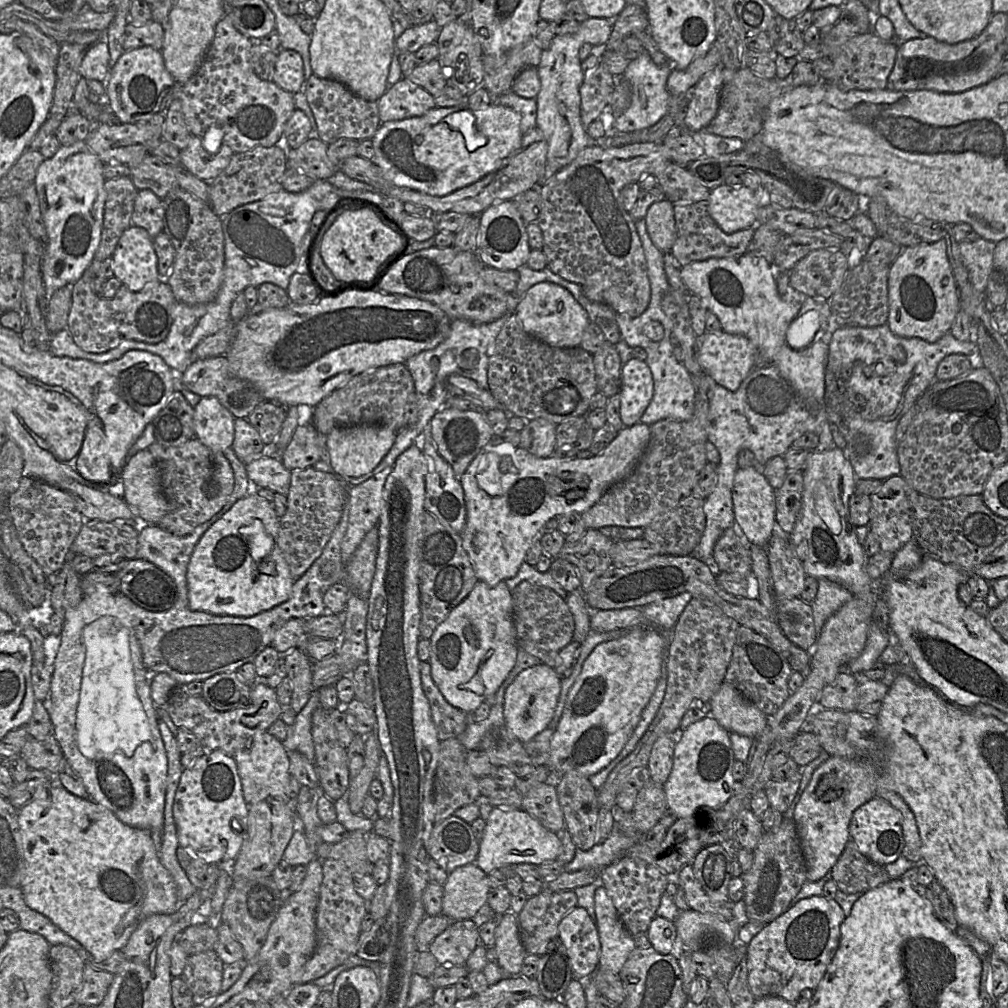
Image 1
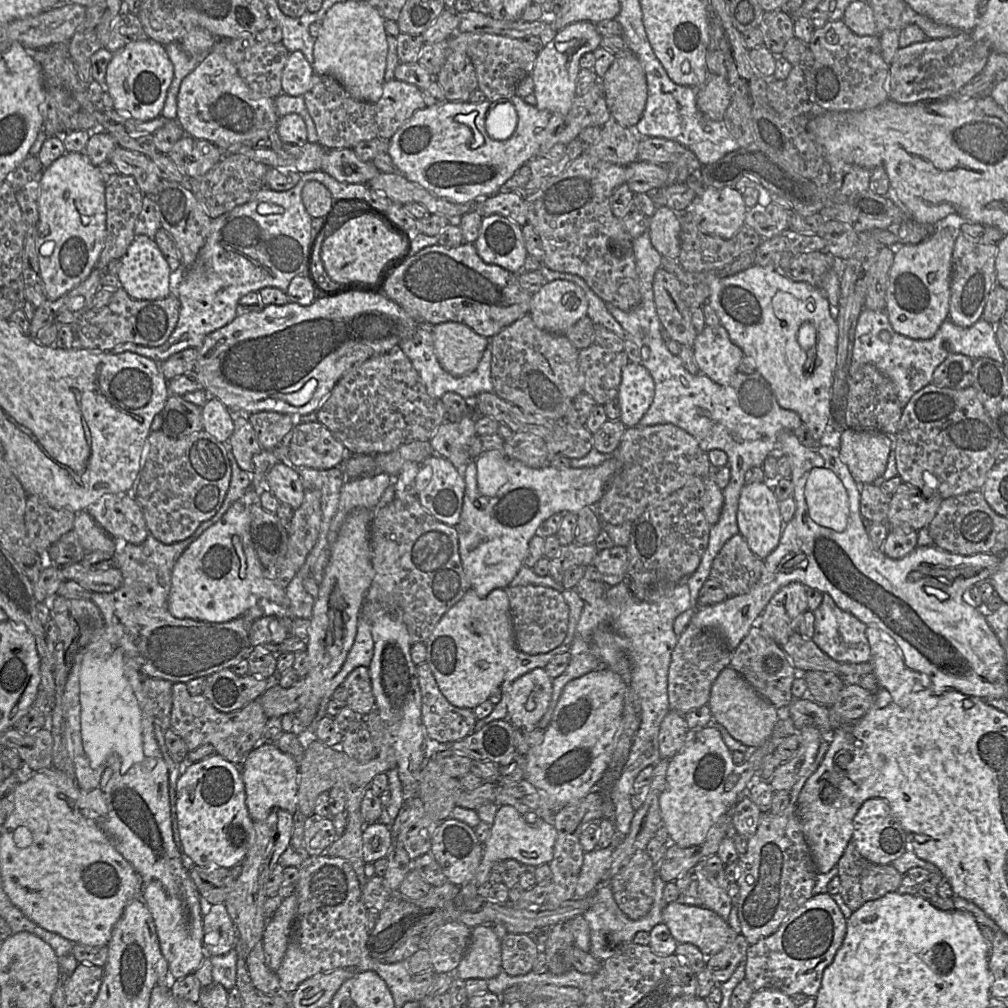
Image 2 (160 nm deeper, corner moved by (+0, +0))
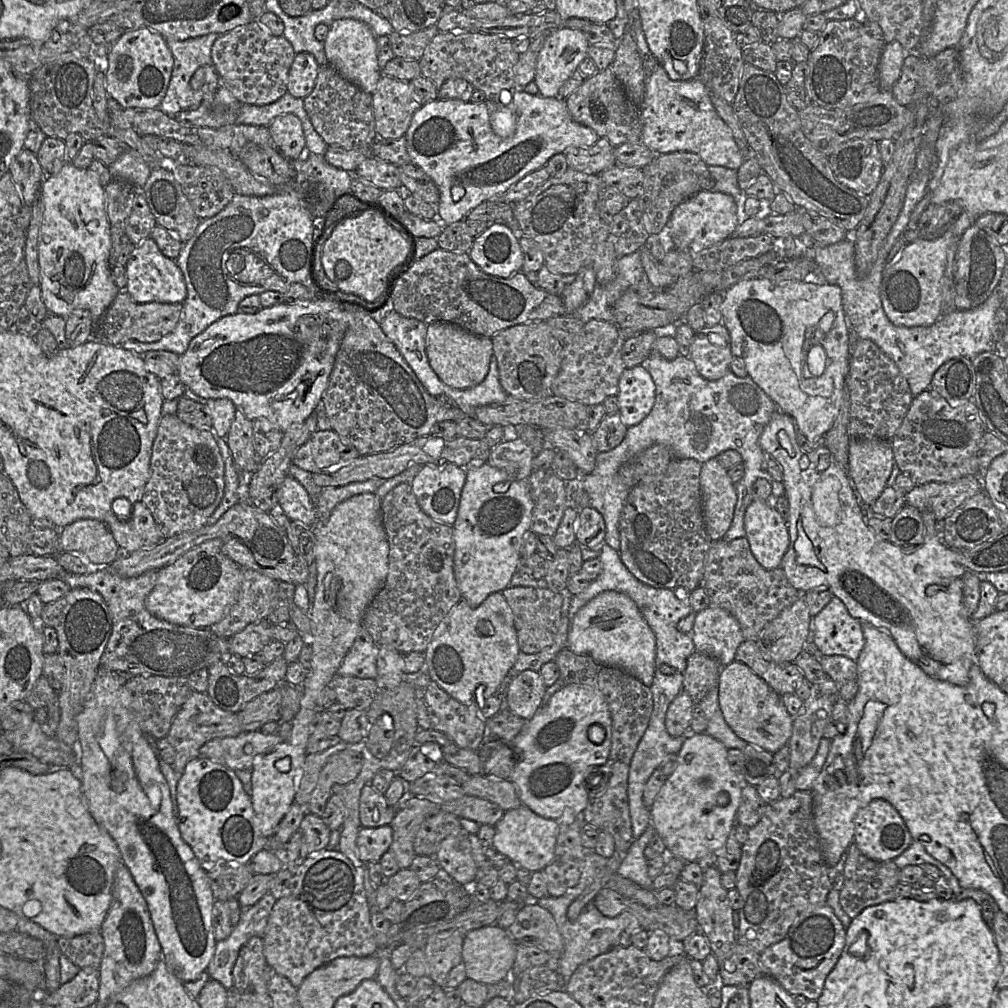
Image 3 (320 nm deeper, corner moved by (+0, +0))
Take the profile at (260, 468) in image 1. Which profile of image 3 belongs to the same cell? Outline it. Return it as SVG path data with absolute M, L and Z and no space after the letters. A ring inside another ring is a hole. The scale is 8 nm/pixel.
M290 475L285 477L278 490L278 503L291 521L314 527L317 521L315 504L306 489Z

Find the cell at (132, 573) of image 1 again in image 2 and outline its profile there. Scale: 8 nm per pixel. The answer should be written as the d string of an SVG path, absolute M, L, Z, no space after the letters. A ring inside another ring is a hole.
M73 563L60 568L65 580L74 580L90 592L113 592L123 583L121 572L115 567L98 569L82 563Z

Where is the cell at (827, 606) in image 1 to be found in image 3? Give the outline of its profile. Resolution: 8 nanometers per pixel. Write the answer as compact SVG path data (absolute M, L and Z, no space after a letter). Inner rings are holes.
M836 596L814 616L813 642L822 655L841 655L857 660L865 645L862 623L853 618Z

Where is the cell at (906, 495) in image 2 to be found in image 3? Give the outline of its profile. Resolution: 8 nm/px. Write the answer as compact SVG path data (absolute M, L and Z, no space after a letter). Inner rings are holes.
M968 475L946 483L915 485L905 494L905 501L920 512L931 511L937 521L942 521L981 490L982 476Z

